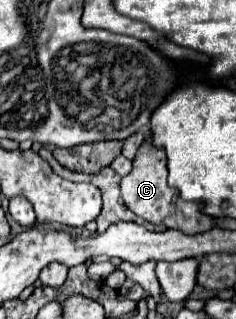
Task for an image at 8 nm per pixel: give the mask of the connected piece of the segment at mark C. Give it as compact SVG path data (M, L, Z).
M143 143L137 151L137 157L133 161L133 171L131 175L121 179L121 193L123 199L127 201L127 207L141 219L153 223L153 225L163 225L167 229L179 229L185 235L195 235L203 233L213 227L213 219L201 213L199 203L187 203L179 197L179 191L167 185L167 161L165 153L161 149L155 149L151 143Z

